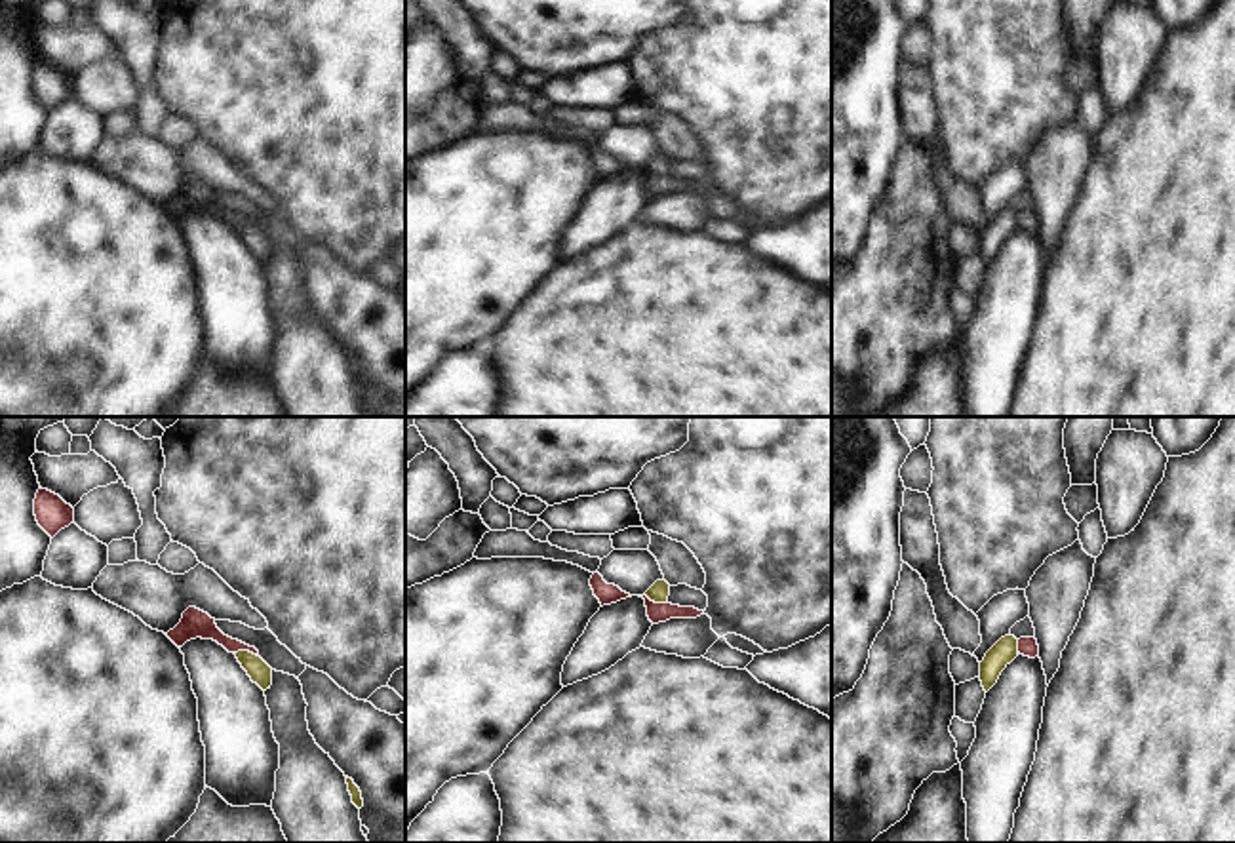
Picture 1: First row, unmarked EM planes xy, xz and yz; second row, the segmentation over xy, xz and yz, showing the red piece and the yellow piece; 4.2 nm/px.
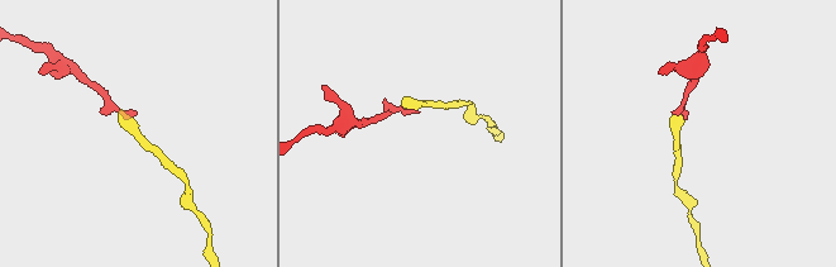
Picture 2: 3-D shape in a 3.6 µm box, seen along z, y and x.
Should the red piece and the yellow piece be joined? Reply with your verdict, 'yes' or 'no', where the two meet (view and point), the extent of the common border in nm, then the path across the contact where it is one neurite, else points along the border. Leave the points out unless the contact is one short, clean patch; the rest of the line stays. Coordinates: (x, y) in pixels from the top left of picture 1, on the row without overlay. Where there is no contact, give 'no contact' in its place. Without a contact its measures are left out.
yes | xy (246, 223) | 110 nm | across xy (195, 196), (231, 219), (246, 223), (259, 246)

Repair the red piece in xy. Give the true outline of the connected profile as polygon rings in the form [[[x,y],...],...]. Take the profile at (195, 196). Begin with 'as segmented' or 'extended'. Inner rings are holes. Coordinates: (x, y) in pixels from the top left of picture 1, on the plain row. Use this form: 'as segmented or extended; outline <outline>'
extended; outline [[[188,181],[183,186],[181,196],[166,207],[177,221],[183,221],[186,215],[202,211],[213,213],[223,219],[228,226],[234,226],[242,242],[247,245],[253,257],[257,257],[263,265],[272,259],[272,242],[259,230],[255,221],[249,221],[238,213],[225,209],[215,192],[207,186]]]

